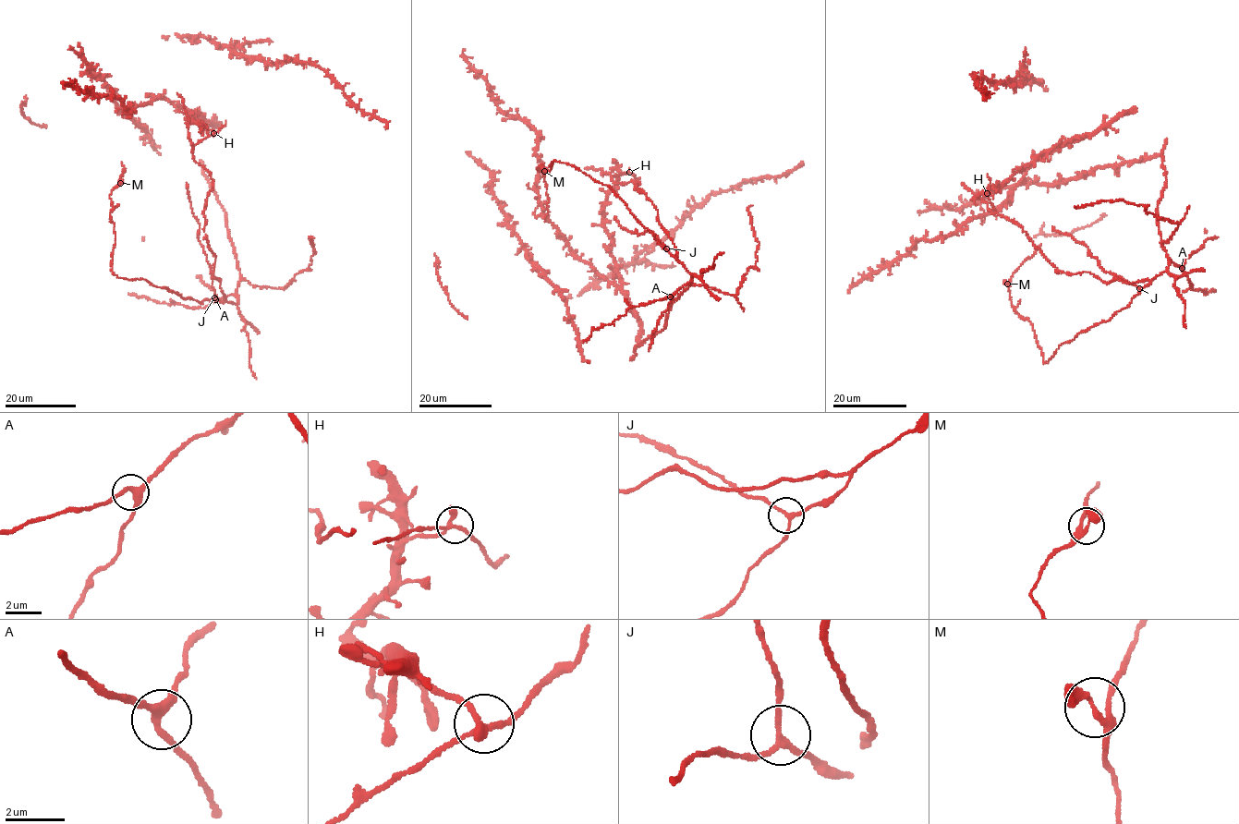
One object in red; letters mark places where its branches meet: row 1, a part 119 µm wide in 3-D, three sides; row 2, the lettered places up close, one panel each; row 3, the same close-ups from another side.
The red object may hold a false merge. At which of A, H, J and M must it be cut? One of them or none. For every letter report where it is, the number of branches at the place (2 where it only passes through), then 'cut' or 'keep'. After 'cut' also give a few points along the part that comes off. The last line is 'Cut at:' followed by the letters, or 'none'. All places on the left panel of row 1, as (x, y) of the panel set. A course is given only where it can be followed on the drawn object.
A: place (215, 299); branches 3; keep
H: place (213, 133); branches 4; keep
J: place (214, 297); branches 3; keep
M: place (120, 183); branches 4; keep
Cut at: none

